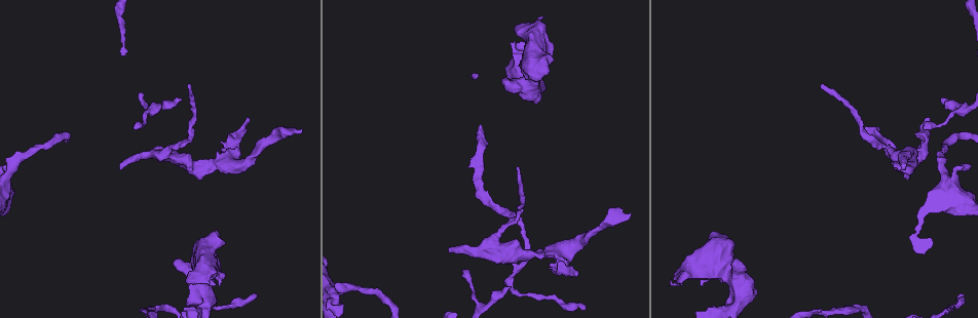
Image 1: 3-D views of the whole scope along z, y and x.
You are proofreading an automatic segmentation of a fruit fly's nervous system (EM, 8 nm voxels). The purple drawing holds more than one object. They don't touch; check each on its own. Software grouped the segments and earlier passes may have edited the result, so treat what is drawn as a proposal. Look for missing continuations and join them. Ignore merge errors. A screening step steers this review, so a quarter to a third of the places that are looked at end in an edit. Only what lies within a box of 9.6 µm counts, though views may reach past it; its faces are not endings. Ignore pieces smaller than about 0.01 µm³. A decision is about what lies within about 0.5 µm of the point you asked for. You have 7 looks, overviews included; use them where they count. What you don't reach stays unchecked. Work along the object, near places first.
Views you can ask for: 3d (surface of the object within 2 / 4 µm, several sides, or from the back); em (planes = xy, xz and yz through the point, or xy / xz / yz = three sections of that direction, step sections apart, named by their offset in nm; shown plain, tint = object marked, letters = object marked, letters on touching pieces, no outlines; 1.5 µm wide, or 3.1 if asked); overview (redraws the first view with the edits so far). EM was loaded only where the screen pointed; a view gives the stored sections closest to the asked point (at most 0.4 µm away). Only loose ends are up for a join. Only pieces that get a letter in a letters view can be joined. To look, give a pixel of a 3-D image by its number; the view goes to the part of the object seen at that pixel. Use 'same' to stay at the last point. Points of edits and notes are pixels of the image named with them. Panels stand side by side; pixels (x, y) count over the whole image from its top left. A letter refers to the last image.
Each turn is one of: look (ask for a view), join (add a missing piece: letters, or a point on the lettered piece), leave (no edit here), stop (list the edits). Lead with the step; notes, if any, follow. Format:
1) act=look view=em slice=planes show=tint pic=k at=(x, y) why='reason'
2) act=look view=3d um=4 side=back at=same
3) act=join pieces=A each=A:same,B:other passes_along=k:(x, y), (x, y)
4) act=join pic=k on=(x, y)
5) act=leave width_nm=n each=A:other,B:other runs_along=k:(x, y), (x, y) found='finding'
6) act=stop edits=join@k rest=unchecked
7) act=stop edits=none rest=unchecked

act=look view=em slice=planes show=letters pic=1 at=(174, 261) why='thick end'

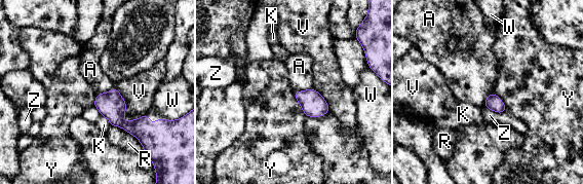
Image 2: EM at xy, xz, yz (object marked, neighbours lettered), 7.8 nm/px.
act=leave each=A:other,K:other,R:other,V:other,W:other,Y:other,Z:other border=2:(491, 92), (501, 99), (506, 112) found='no lettered piece goes on from it'

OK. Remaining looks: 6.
act=look view=em slice=planes show=letters pic=1 at=(135, 129) why='branch stops here'

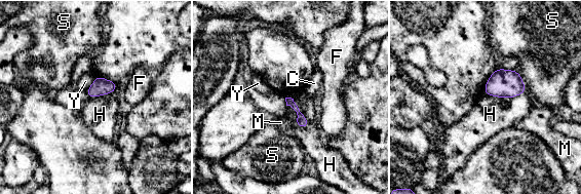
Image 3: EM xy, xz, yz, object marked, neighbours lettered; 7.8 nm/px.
act=leave each=C:other,F:other,H:other,M:other,S:other,Y:other border=3:(286, 96), (298, 105), (306, 127) found='no lettered piece goes on from it'

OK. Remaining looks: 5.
act=look view=em slice=planes show=letters pic=1 at=(576, 273) why='free end'

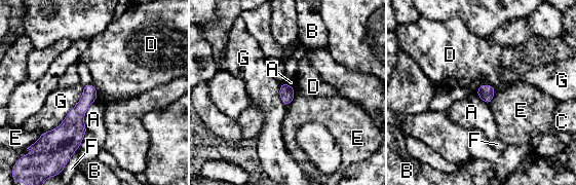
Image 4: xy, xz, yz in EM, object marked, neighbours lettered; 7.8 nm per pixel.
act=leave longest_contact=G:480nm each=A:other,B:other,C:other,D:other,E:other,F:other,G:other border=4:(482, 83), (488, 83), (495, 88) found='none of them fits'

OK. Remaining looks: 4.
act=stop edits=none rest=unchecked

